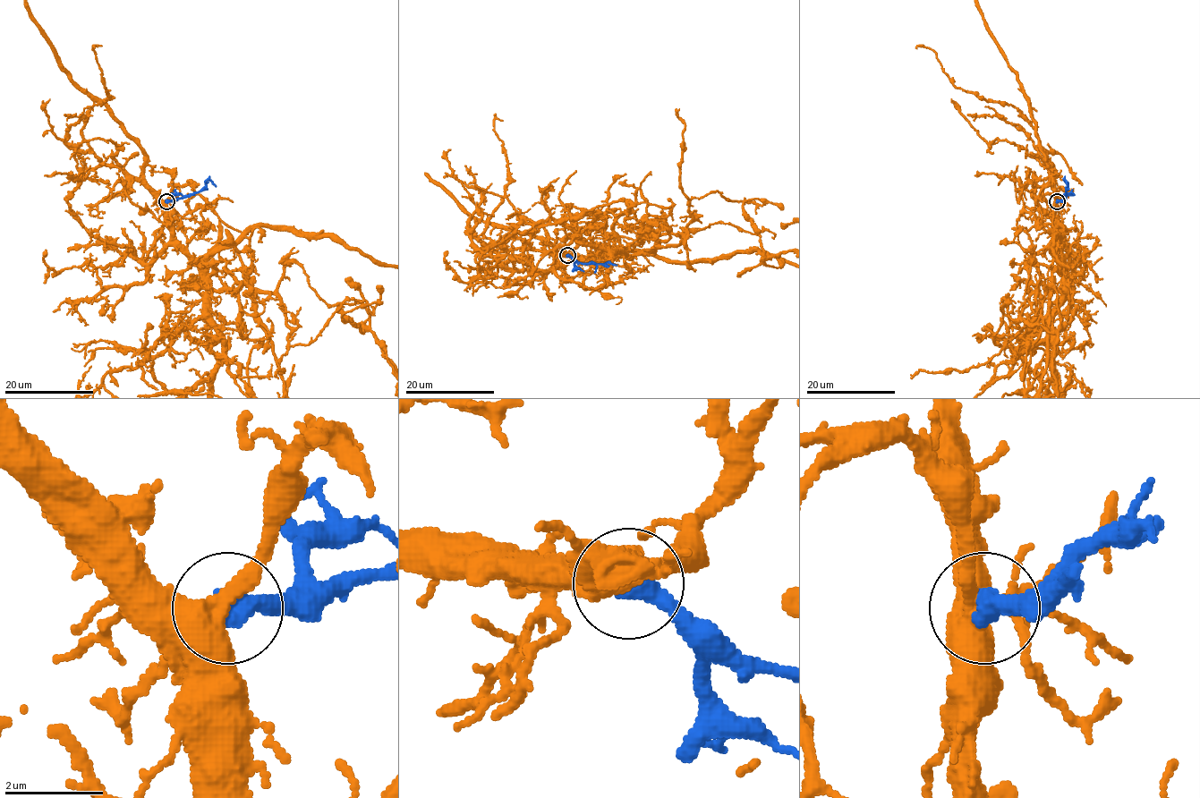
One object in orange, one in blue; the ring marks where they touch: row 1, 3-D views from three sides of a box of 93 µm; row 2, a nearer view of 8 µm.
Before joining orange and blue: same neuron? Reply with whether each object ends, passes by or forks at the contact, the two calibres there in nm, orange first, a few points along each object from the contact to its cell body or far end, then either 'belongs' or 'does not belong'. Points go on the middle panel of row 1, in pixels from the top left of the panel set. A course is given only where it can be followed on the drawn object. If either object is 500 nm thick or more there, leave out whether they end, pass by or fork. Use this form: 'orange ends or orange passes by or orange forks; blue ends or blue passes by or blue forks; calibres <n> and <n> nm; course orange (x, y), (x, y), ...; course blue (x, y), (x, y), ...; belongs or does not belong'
calibres 550 and 500 nm; course blue (567, 255), (580, 263), (617, 265); does not belong

